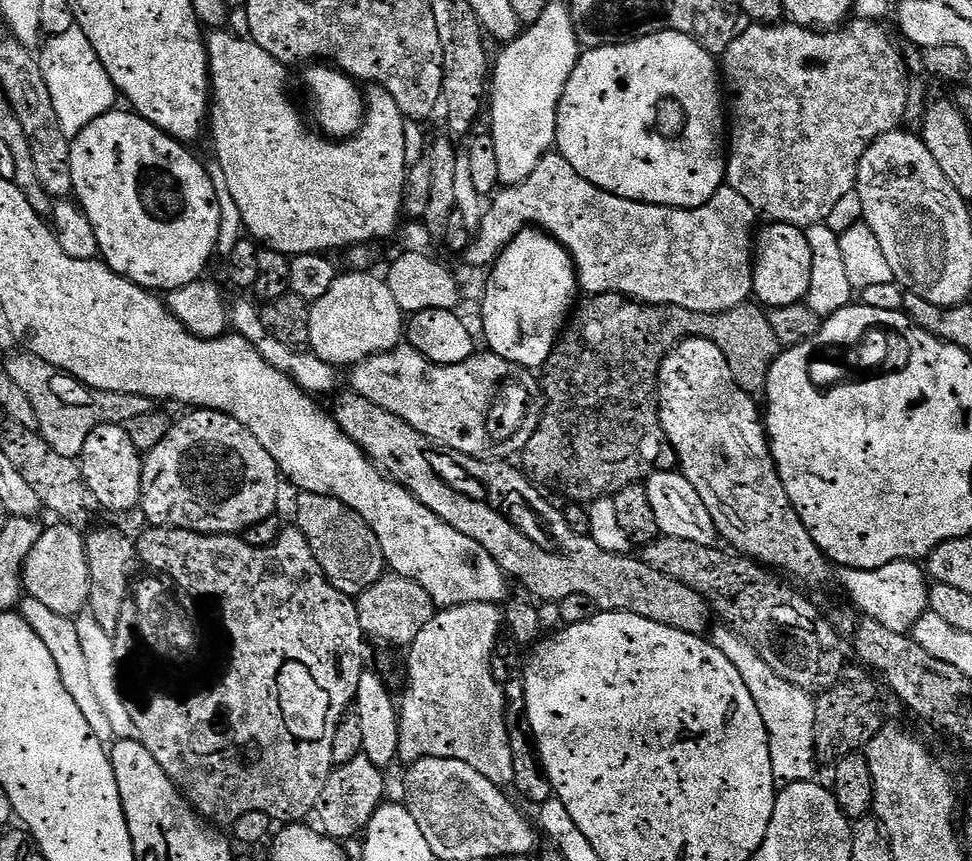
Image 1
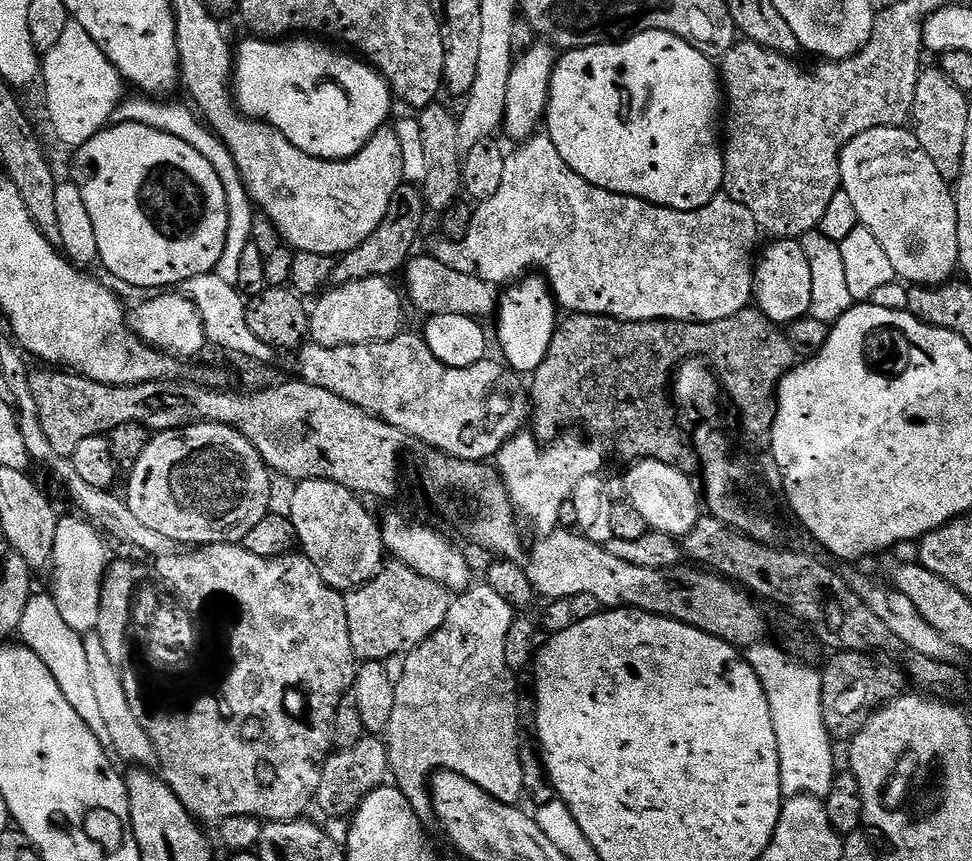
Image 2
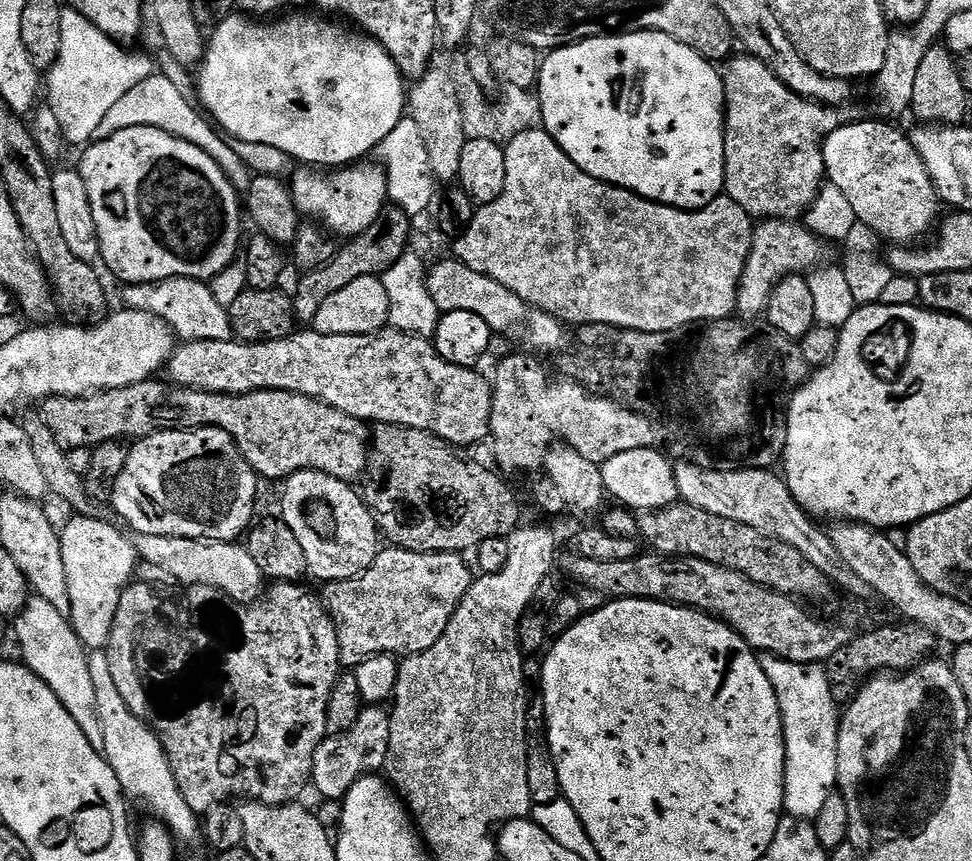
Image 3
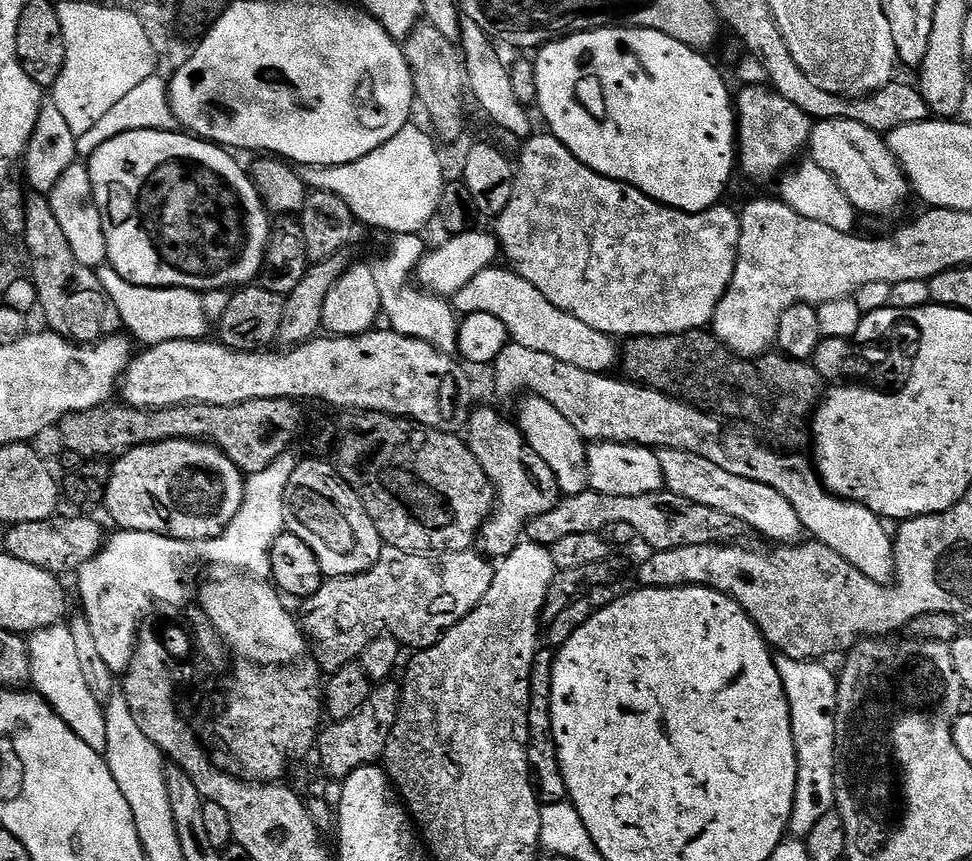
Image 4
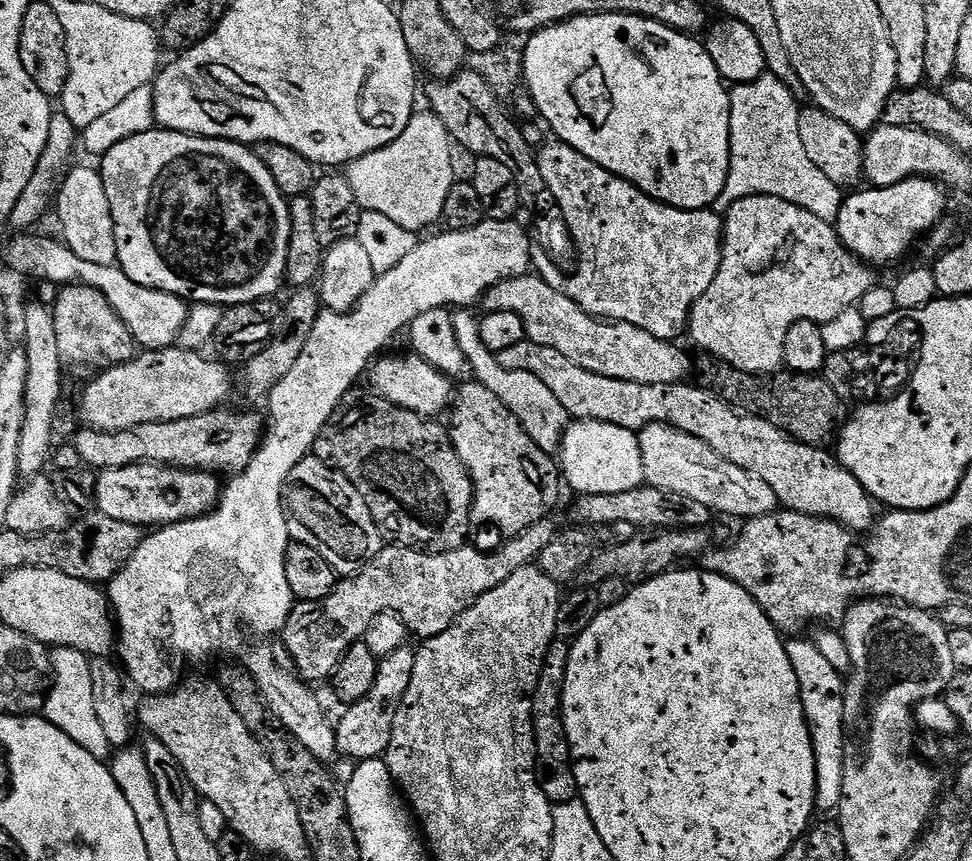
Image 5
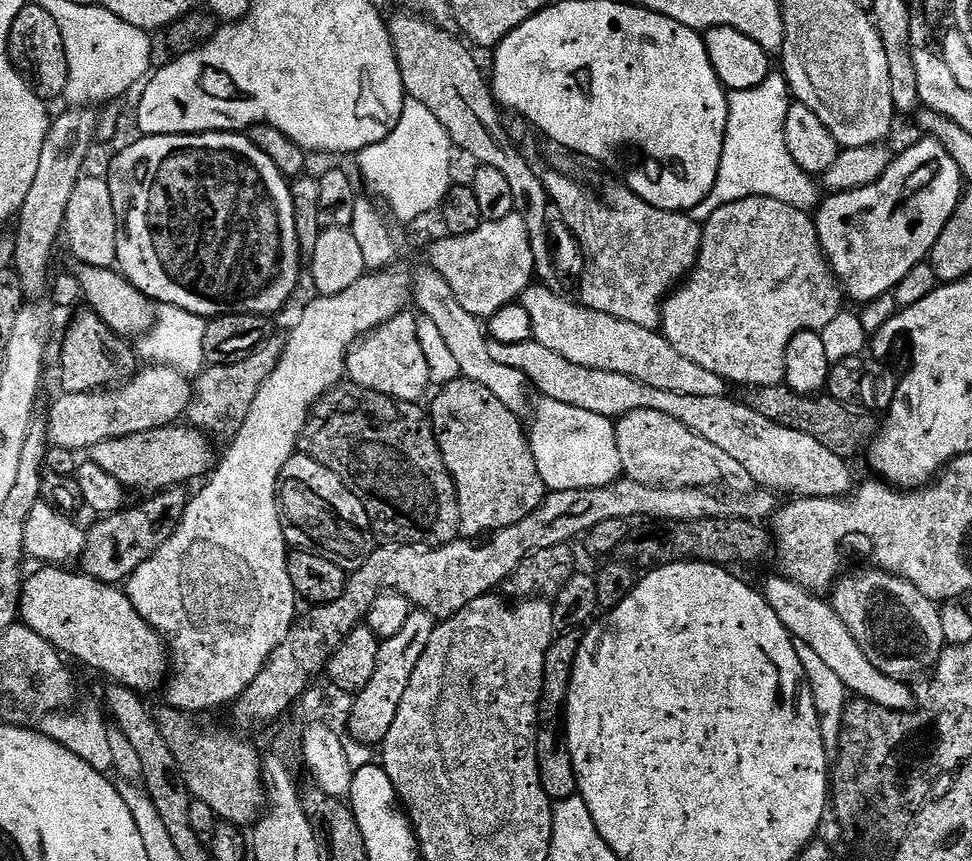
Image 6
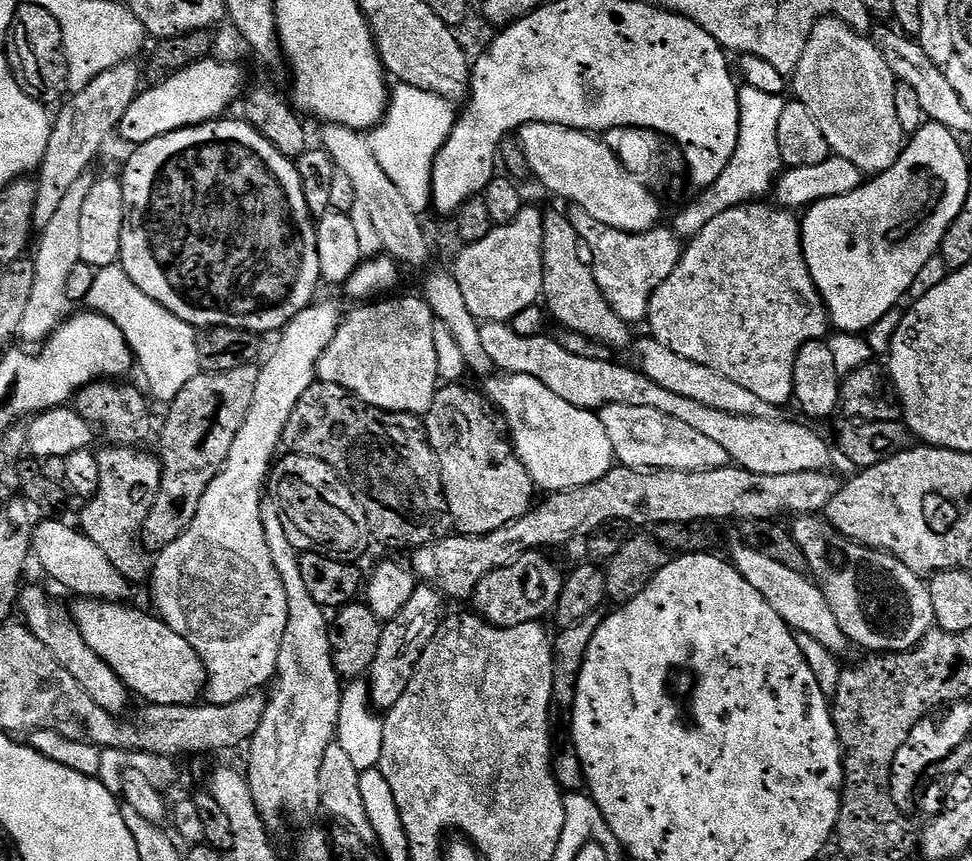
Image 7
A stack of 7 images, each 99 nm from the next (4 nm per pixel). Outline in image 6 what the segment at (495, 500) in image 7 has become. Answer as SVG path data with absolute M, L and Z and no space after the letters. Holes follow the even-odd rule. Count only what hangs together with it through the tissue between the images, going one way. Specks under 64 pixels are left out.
M455 380L443 385L437 392L440 393L433 398L432 408L430 407L432 429L442 450L446 470L450 470L456 487L459 535L464 538L480 538L485 534L495 534L501 528L514 526L514 522L522 522L526 514L534 514L534 510L538 510L545 498L546 489L542 482L542 474L538 474L538 466L534 462L532 445L526 435L525 425L524 428L520 425L521 417L502 406L502 402L498 402L498 398L494 398L494 394L486 390L486 386L481 386L473 380Z

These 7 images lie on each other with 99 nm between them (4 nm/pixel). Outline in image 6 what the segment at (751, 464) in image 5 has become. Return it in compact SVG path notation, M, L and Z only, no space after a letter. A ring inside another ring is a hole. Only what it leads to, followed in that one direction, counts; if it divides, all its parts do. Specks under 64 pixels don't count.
M536 339L526 342L503 344L497 340L490 343L490 358L502 362L502 366L514 366L526 374L529 385L540 391L545 400L562 402L566 406L578 406L578 410L590 410L590 414L602 414L609 418L619 418L634 410L658 410L670 414L682 426L694 434L714 442L718 450L726 450L730 458L735 458L749 472L753 485L773 493L792 492L796 498L814 496L847 497L853 491L852 472L849 461L844 460L834 450L822 446L818 438L802 434L802 430L790 430L773 420L762 418L747 403L731 400L725 394L714 398L698 398L690 394L674 394L670 390L658 390L638 382L626 374L612 374L606 370L590 370L586 366L574 366L566 362L562 354L546 350Z

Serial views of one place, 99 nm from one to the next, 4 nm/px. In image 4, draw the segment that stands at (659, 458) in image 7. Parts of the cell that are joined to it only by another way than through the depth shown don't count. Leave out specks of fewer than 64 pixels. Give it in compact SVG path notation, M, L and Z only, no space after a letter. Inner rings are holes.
M666 448L659 453L659 458L667 491L689 499L690 502L733 515L740 520L741 525L748 527L749 524L754 531L772 540L768 542L792 545L801 539L804 532L802 522L798 522L798 514L794 514L790 502L786 502L778 490L762 486L762 482L750 482L750 478L738 478L738 474L726 474L722 466L714 466L714 462L698 458L698 454Z

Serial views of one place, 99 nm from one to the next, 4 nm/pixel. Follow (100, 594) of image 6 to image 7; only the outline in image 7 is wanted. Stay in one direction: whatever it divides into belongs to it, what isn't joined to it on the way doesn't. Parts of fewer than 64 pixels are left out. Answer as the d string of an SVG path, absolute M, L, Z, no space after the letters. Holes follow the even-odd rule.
M80 598L75 603L70 615L82 638L86 638L86 646L122 678L133 697L141 696L145 705L186 706L196 704L205 695L208 671L202 658L198 658L187 636L174 634L159 616L127 608L124 602Z

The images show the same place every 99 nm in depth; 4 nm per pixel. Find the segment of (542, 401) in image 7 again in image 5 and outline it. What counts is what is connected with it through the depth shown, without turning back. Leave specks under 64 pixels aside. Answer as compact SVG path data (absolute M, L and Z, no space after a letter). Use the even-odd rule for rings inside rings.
M597 420L569 423L560 438L559 456L558 468L563 483L565 480L580 496L622 494L644 484L639 437L631 428L600 423Z

